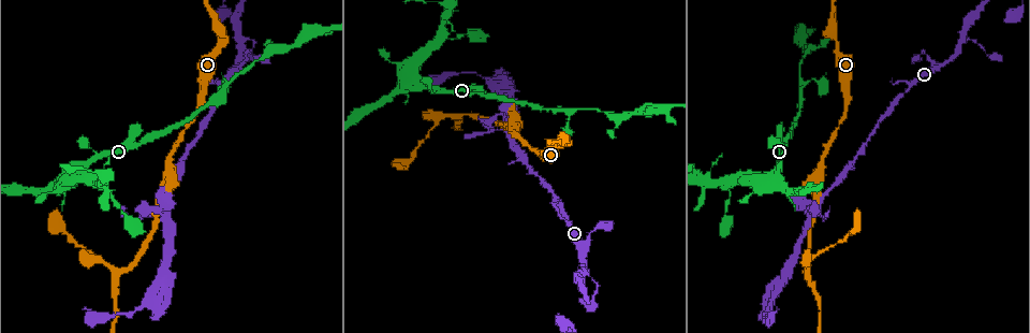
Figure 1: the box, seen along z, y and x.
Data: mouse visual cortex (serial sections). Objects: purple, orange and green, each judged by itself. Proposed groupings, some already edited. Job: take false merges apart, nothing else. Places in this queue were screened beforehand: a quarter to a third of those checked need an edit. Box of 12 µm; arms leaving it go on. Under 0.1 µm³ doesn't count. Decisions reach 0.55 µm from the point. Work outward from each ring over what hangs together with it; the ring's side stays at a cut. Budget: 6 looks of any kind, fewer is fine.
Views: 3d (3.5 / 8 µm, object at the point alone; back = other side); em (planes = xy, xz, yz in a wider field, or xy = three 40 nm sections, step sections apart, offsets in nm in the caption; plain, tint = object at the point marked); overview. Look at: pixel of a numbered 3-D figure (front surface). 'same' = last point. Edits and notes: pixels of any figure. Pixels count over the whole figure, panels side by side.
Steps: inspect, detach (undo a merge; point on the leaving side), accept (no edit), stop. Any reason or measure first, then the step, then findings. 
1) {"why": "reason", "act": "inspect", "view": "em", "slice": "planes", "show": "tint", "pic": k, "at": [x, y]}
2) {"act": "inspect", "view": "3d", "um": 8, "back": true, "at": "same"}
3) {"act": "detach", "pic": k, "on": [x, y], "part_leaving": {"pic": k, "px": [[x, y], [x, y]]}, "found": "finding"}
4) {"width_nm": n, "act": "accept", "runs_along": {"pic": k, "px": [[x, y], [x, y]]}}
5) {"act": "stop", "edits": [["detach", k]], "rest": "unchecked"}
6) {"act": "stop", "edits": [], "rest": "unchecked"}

{"why": "arms part here", "act": "inspect", "view": "3d", "um": 3.5, "back": true, "pic": 1, "at": [818, 202]}

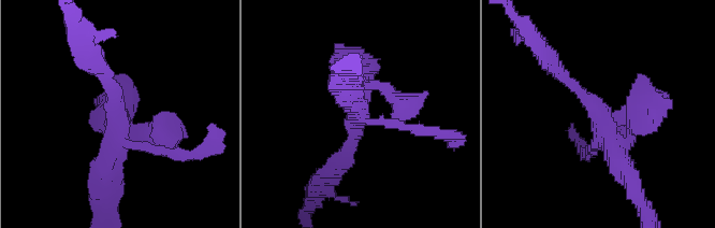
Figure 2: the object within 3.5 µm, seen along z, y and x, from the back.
{"why": "shape alone is not enough", "act": "inspect", "view": "em", "slice": "xy", "step": 1, "show": "tint", "pic": 2, "at": [113, 123]}

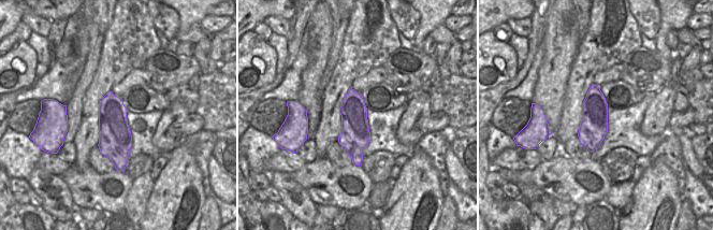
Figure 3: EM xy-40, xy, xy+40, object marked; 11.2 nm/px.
{"width_nm": 340, "act": "accept", "runs_along": {"pic": 2, "px": [[555, 69], [604, 122], [632, 184]]}, "found": "continuous, no second cell"}

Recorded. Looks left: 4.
{"why": "three arms meet", "act": "inspect", "view": "3d", "um": 8, "pic": 1, "at": [119, 272]}

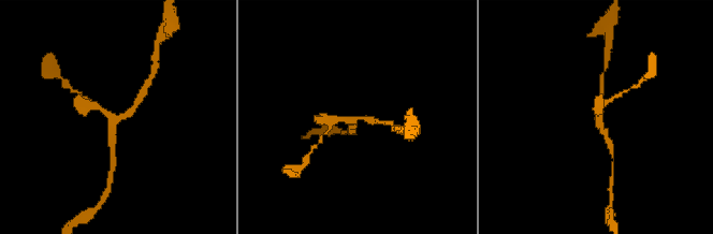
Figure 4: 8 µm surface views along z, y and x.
{"arms": 3, "arm_widths_nm": [150, 200, 200], "act": "inspect", "view": "em", "slice": "xy", "step": 5, "show": "tint", "pic": 4, "at": [599, 117]}

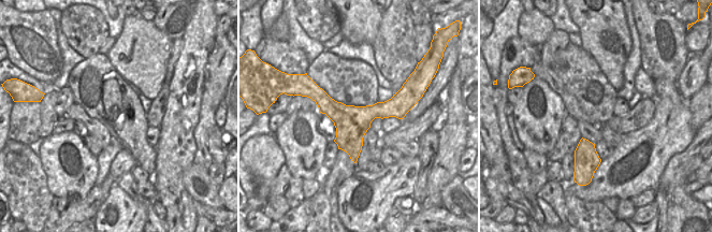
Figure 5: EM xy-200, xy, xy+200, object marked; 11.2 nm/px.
{"act": "accept", "runs_along": {"pic": 4, "px": [[141, 99], [118, 116], [88, 105]]}, "found": "continuous, no second cell"}

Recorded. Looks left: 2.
{"why": "four-way junction", "act": "inspect", "view": "em", "slice": "xy", "step": 3, "show": "tint", "pic": 1, "at": [419, 82]}

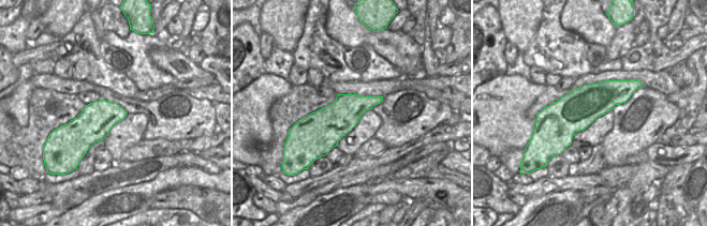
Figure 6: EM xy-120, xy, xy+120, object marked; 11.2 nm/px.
{"why": "see where the arms go", "act": "inspect", "view": "3d", "um": 3.5, "at": "same"}

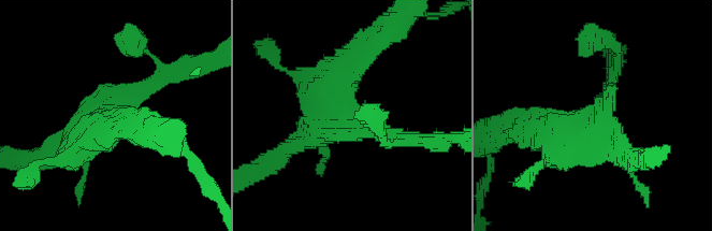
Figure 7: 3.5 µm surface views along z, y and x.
{"arm_widths_nm": [150, 350, 450, 450], "act": "accept", "found": "one cell here"}

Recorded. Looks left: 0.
{"act": "stop", "edits": [], "rest": "unchecked"}

